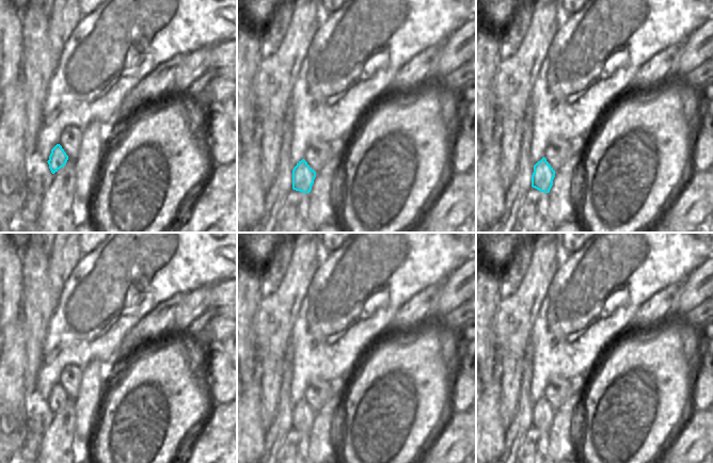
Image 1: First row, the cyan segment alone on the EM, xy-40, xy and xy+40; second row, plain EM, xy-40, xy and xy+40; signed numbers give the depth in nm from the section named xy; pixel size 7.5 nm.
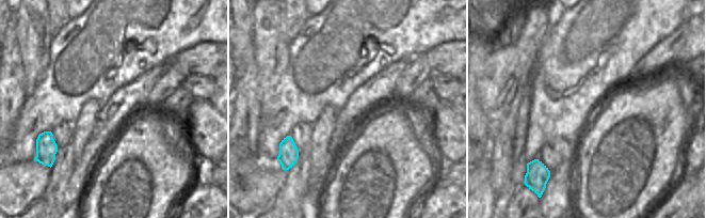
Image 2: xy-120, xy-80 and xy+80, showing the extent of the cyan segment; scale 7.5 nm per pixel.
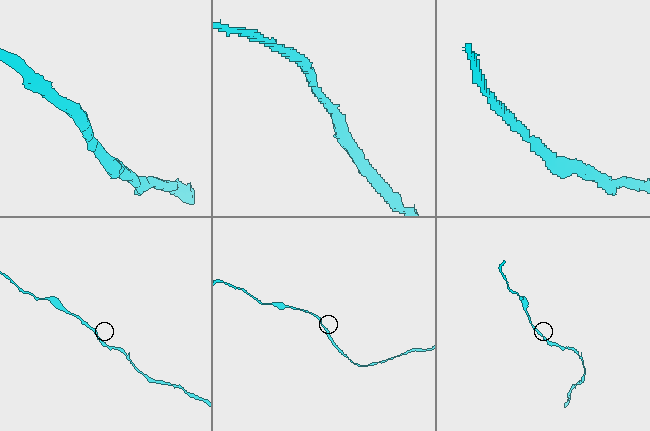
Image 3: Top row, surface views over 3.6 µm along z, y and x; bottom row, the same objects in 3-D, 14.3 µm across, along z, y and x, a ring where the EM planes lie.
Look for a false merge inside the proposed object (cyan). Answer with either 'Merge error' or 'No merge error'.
No merge error

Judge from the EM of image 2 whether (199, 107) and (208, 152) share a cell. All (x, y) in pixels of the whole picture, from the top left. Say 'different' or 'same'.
same

